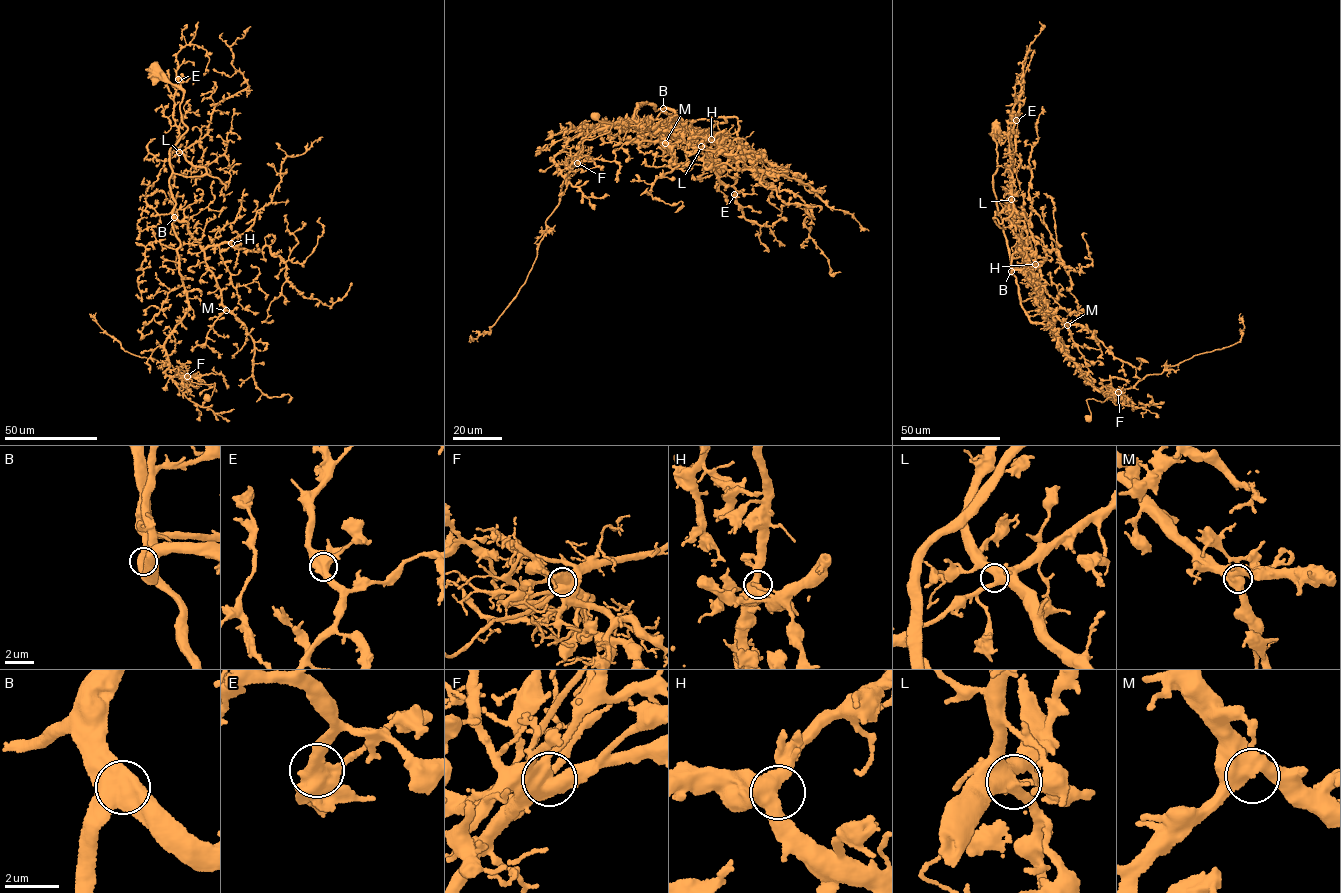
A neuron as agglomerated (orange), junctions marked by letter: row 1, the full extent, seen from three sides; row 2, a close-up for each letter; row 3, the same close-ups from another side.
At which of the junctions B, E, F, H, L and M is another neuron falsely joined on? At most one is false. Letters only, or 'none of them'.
F

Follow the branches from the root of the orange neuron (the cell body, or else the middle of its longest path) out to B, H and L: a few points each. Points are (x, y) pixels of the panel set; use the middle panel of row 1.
B: (716, 165), (720, 169), (738, 160), (724, 151), (724, 136), (684, 124), (663, 108)
H: (716, 165), (738, 160), (724, 151), (724, 136), (663, 109), (673, 111), (670, 126), (711, 139)
L: (716, 165), (738, 160), (724, 151), (726, 138), (685, 123), (722, 117), (726, 122), (714, 126), (701, 146)

